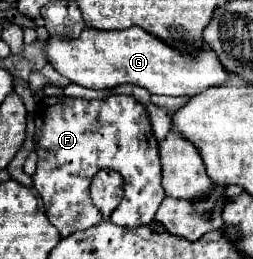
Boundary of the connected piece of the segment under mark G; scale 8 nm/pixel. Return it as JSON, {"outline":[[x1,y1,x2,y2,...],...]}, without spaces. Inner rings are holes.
{"outline":[[85,27,77,39,65,39,59,35,49,35,45,43,45,59,55,71,65,75,71,83,89,89,113,89,117,85,139,85,153,95,197,95,213,85,223,85,229,75,215,53,199,51,199,55,179,55,161,39,151,37,141,27,131,27,123,31,99,31]]}

